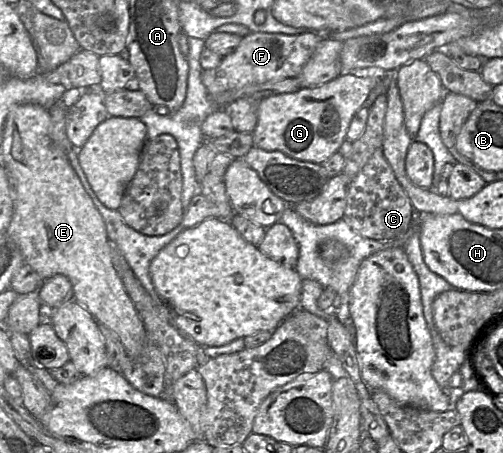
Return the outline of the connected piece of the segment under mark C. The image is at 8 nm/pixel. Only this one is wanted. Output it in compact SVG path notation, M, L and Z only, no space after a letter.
M377 150L350 183L344 221L364 237L380 242L402 242L404 248L415 232L415 213L409 196L398 182L383 150Z

